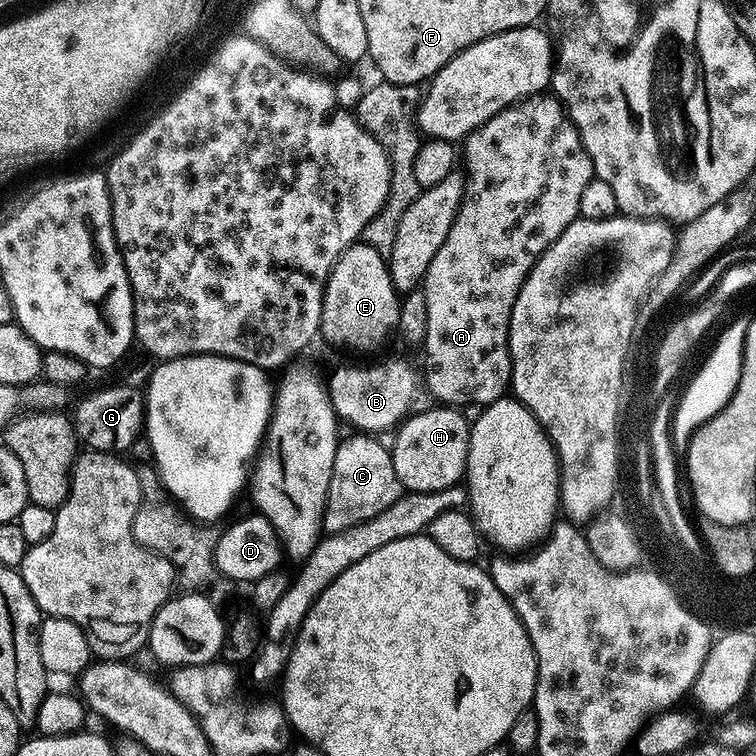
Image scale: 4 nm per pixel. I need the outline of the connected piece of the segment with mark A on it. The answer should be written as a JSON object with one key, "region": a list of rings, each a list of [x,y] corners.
{"region":[[[537,94],[534,96],[528,97],[526,100],[521,100],[519,104],[505,109],[503,112],[500,112],[499,115],[488,120],[479,130],[472,133],[471,136],[467,137],[466,143],[463,145],[464,152],[468,155],[468,162],[470,164],[470,172],[472,174],[472,180],[470,176],[470,191],[467,193],[466,199],[463,204],[460,205],[460,213],[456,215],[456,221],[454,226],[450,228],[450,234],[446,236],[446,242],[442,242],[442,250],[438,250],[438,254],[434,254],[434,258],[430,262],[428,267],[428,274],[426,279],[422,284],[422,291],[424,298],[426,300],[426,306],[428,310],[428,332],[424,336],[422,341],[422,347],[428,351],[428,360],[432,363],[432,369],[428,372],[428,384],[426,380],[426,388],[429,388],[434,395],[437,396],[439,403],[444,406],[465,406],[464,404],[480,404],[479,406],[487,406],[493,404],[495,400],[501,399],[509,391],[511,382],[512,382],[512,355],[508,349],[508,327],[510,326],[510,314],[514,310],[514,302],[518,298],[520,293],[521,286],[526,282],[526,278],[530,274],[530,270],[536,261],[539,260],[540,255],[550,247],[550,245],[557,240],[557,238],[567,230],[568,227],[573,224],[576,219],[580,216],[580,203],[582,202],[582,190],[586,190],[586,186],[589,184],[592,179],[594,179],[594,173],[592,171],[592,159],[589,158],[588,152],[584,149],[584,143],[580,140],[580,133],[577,132],[576,128],[573,127],[570,120],[566,119],[565,109],[561,106],[560,102],[556,100],[553,95],[550,94]]]}

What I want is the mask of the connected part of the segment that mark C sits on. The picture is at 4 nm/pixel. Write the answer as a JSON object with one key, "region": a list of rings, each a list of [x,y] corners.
{"region":[[[352,434],[349,440],[339,441],[334,470],[328,487],[328,503],[324,510],[325,533],[331,534],[358,526],[362,522],[381,516],[394,502],[405,495],[404,483],[394,472],[389,445],[379,444],[372,434]]]}

